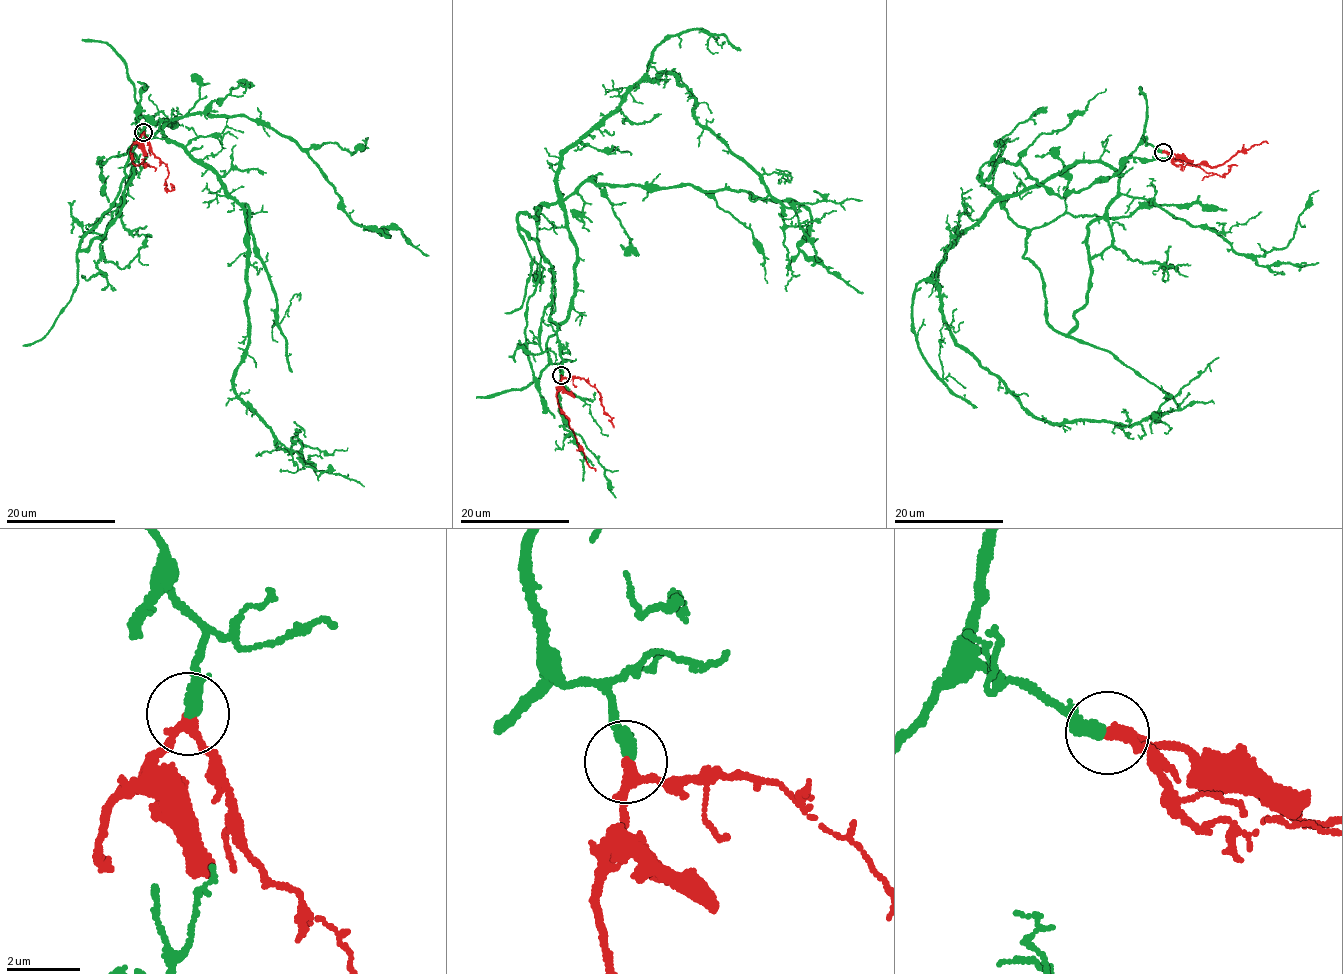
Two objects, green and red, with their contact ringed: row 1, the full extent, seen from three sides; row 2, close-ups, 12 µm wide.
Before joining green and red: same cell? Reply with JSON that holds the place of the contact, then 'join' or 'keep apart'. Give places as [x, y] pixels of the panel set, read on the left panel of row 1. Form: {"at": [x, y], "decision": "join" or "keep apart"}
{"at": [143, 132], "decision": "join"}

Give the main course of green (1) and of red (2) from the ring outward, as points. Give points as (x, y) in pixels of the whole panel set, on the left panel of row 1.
1: (143, 131), (141, 113), (149, 135), (175, 119), (166, 138), (242, 208), (234, 388), (288, 452), (295, 421)
2: (143, 131), (131, 146), (129, 156), (135, 166), (143, 162), (155, 171)

